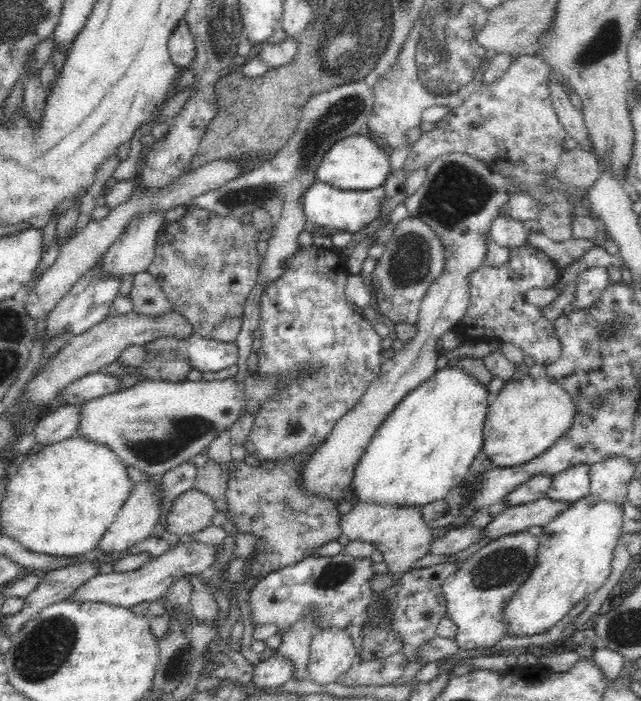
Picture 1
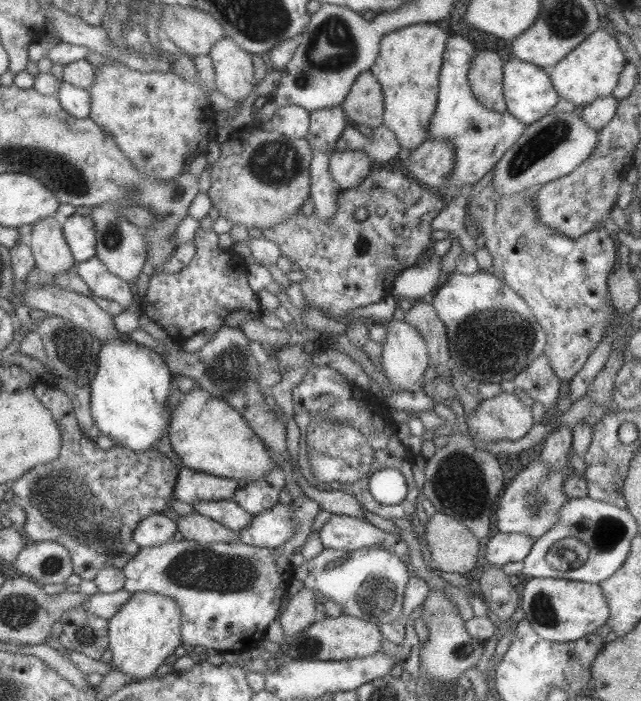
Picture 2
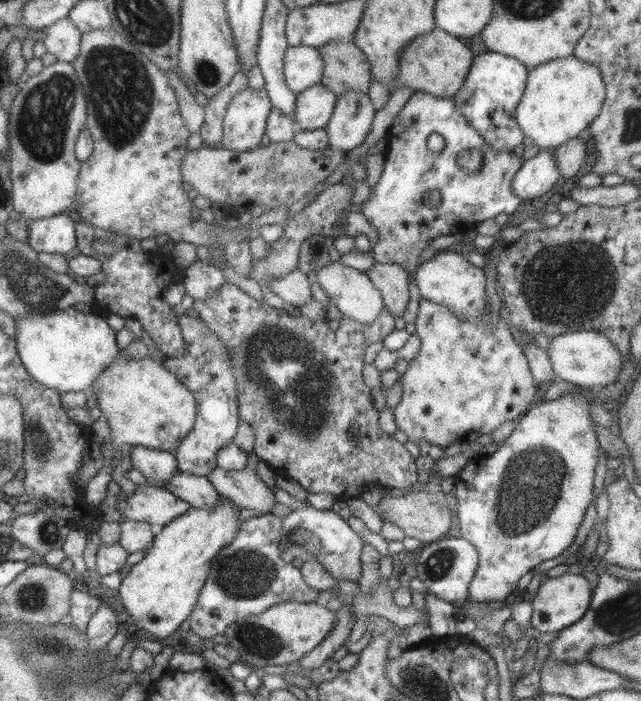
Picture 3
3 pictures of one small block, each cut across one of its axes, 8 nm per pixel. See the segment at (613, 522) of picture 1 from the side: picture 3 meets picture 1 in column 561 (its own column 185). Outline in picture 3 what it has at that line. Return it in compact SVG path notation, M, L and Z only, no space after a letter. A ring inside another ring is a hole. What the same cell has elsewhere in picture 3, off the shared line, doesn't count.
M222 497L213 509L191 508L162 526L143 559L131 566L117 589L132 629L159 639L178 631L179 624L189 616L201 587L207 582L217 552L237 535L241 524L238 519L240 509Z

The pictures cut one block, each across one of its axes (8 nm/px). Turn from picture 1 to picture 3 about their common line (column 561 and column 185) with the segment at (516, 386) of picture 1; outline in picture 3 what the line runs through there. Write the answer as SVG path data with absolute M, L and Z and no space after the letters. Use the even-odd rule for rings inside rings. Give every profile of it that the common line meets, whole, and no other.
M117 352L117 356L111 360L111 364L91 382L87 392L96 394L96 403L101 412L101 418L107 421L109 426L109 445L112 450L121 449L125 445L129 447L141 446L157 451L175 453L182 439L188 436L195 421L195 399L193 393L181 384L181 381L167 371L160 361L149 356L140 359L125 358L123 352Z

